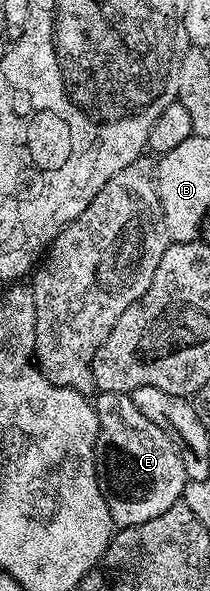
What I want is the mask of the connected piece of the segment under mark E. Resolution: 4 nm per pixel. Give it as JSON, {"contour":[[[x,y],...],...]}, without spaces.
{"contour":[[[99,391],[93,399],[97,421],[99,422],[99,436],[95,446],[95,471],[99,474],[99,484],[103,487],[103,496],[109,505],[111,520],[116,528],[136,527],[145,521],[153,521],[165,509],[180,502],[188,478],[185,465],[181,461],[179,451],[173,441],[137,405],[133,405],[130,394],[122,391]]]}

